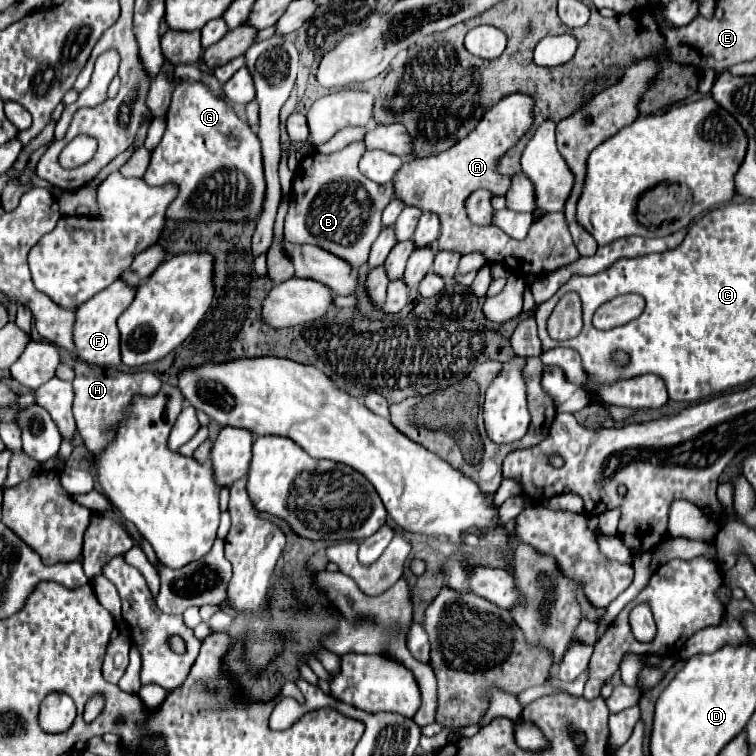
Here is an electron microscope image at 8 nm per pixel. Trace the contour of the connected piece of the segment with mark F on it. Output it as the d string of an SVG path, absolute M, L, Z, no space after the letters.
M116 280L112 286L98 292L92 300L84 302L76 310L76 328L74 328L74 344L78 356L96 366L120 366L120 330L118 330L118 316L132 304L136 296L136 286L126 284L124 280Z

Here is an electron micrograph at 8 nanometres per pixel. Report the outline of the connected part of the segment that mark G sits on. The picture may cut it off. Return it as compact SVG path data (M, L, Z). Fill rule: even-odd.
M200 82L180 84L172 94L172 102L166 112L166 132L162 136L162 142L152 150L152 160L144 174L144 180L146 184L152 186L166 182L176 182L180 186L178 198L168 208L168 218L172 220L210 222L210 220L258 218L264 202L264 174L258 136L236 114L230 102L212 94L204 84Z

